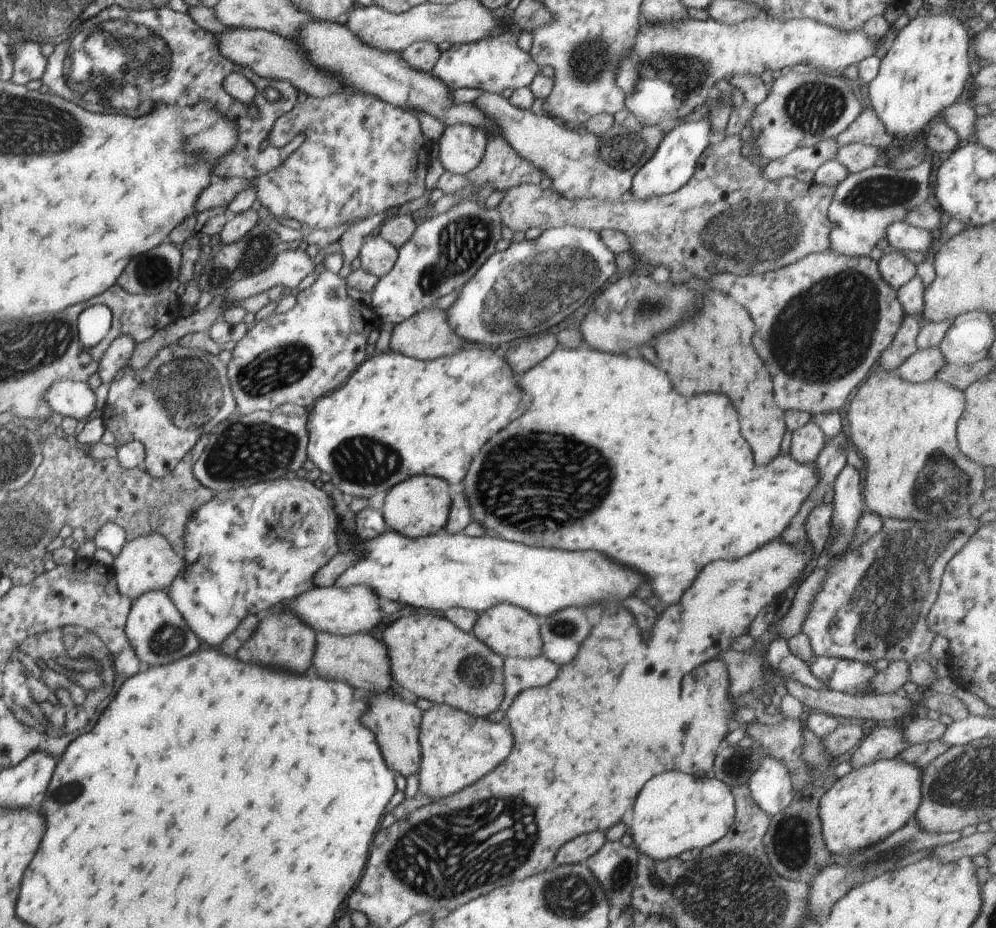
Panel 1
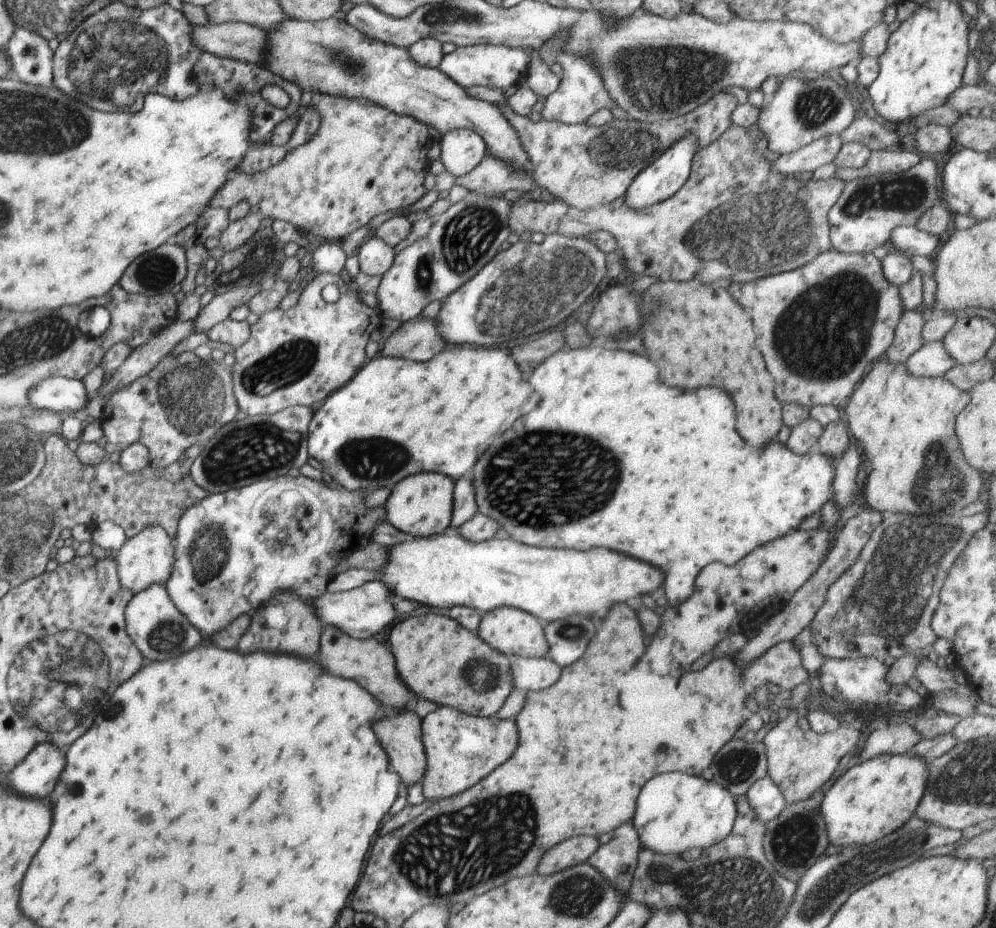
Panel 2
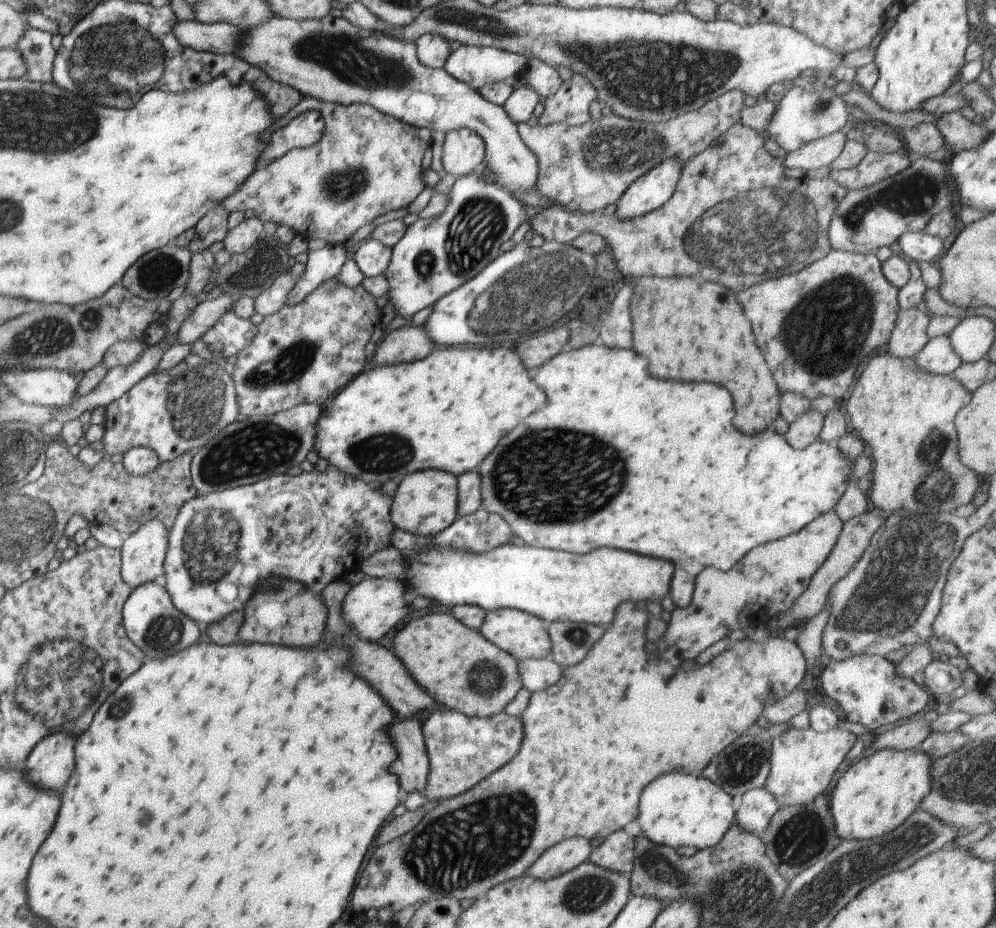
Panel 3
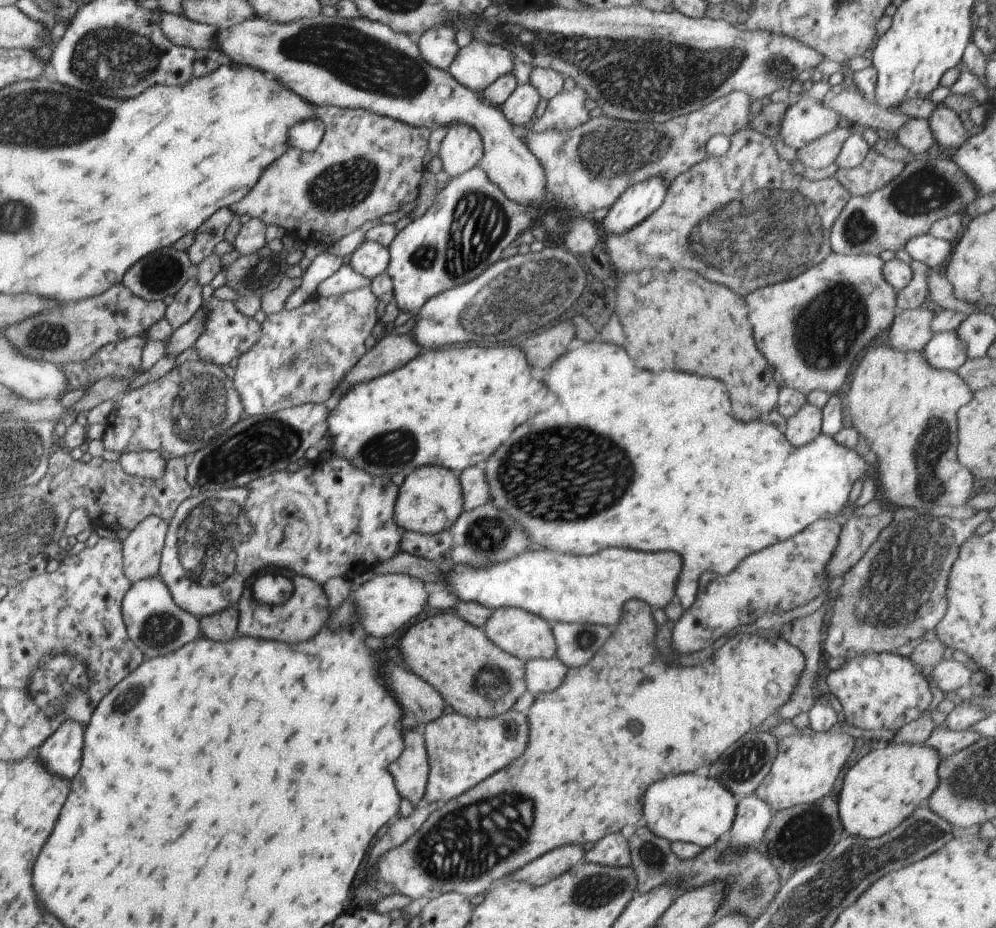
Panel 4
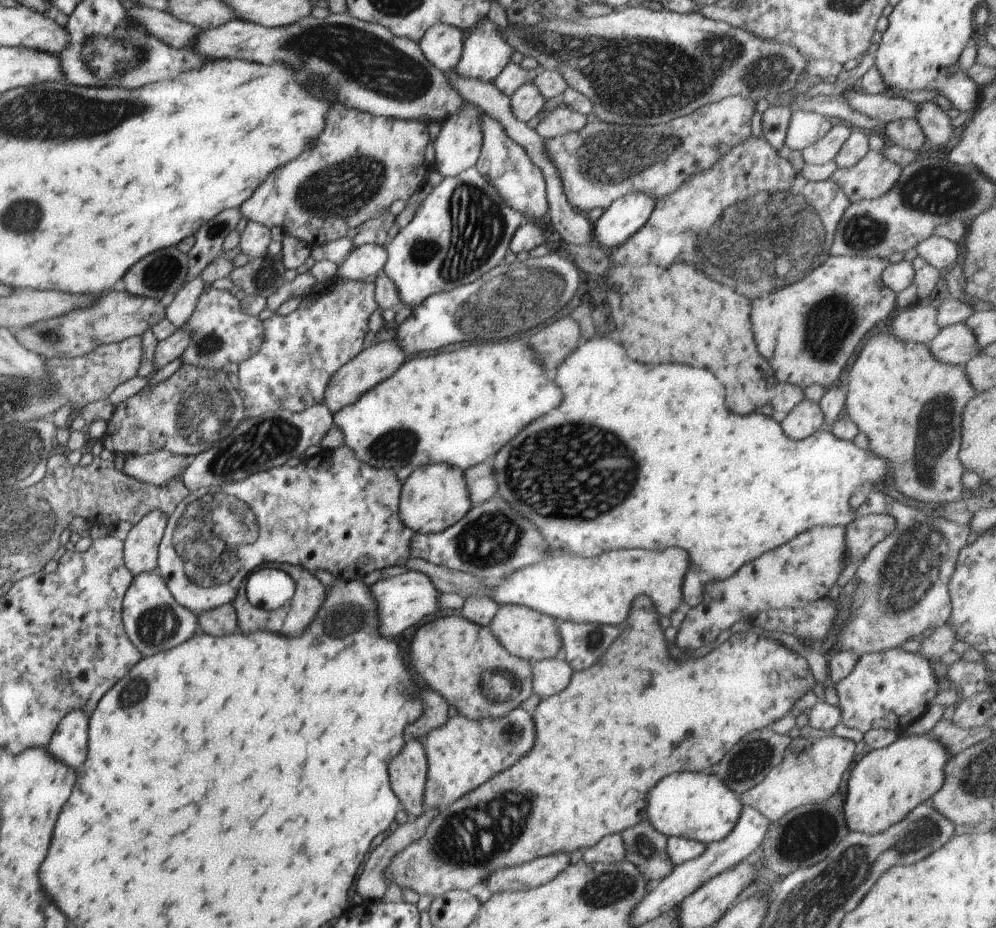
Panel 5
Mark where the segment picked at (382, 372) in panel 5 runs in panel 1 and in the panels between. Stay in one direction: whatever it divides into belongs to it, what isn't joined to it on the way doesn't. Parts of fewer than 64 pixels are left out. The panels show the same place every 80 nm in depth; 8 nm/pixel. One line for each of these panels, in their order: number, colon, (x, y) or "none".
1: (426, 335)
2: (418, 339)
3: (407, 344)
4: (392, 351)

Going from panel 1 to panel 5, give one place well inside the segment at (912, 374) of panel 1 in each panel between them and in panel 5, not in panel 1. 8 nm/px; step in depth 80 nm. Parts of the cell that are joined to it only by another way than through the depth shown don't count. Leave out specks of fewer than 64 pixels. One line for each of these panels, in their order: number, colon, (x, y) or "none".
2: (932, 359)
3: (937, 357)
4: (945, 350)
5: (956, 344)

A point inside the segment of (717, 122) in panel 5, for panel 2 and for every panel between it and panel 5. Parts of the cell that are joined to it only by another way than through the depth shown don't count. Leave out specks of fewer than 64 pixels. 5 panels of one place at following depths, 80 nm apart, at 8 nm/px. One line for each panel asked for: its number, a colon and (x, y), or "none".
2: (587, 167)
3: (585, 168)
4: (587, 168)

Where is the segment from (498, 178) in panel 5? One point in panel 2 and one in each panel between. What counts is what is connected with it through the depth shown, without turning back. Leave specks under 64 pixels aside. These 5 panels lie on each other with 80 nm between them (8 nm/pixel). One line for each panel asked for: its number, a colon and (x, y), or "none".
2: (331, 57)
3: (330, 59)
4: (356, 63)

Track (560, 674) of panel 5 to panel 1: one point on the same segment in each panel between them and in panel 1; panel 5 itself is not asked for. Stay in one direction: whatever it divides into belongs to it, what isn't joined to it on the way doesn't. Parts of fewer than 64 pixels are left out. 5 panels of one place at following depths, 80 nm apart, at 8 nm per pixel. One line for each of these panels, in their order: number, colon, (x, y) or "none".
1: (520, 674)
2: (530, 674)
3: (536, 675)
4: (541, 675)

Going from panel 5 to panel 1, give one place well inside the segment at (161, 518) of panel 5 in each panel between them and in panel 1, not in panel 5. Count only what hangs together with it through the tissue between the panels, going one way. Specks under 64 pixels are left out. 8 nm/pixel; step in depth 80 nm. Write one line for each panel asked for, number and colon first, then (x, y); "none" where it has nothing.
1: (148, 562)
2: (146, 558)
3: (143, 554)
4: (142, 549)

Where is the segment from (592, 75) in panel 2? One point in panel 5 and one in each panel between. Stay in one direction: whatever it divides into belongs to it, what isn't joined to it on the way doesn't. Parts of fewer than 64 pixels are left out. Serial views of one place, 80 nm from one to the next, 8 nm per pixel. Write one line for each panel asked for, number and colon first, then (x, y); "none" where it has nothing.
3: (569, 105)
4: (566, 111)
5: (561, 121)

